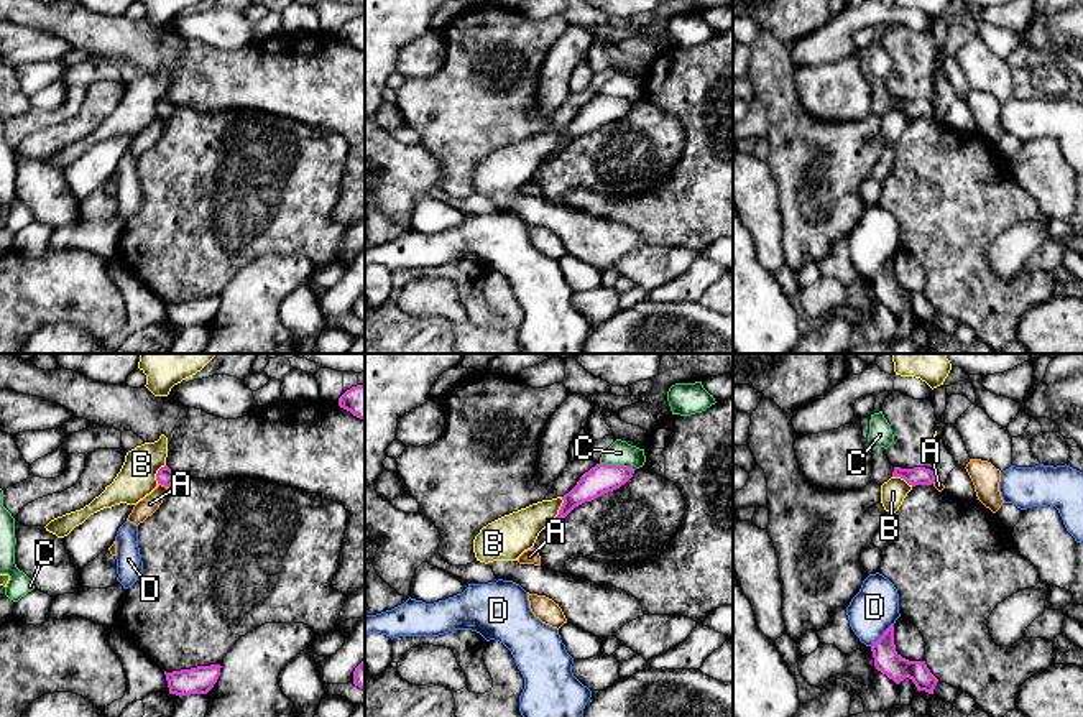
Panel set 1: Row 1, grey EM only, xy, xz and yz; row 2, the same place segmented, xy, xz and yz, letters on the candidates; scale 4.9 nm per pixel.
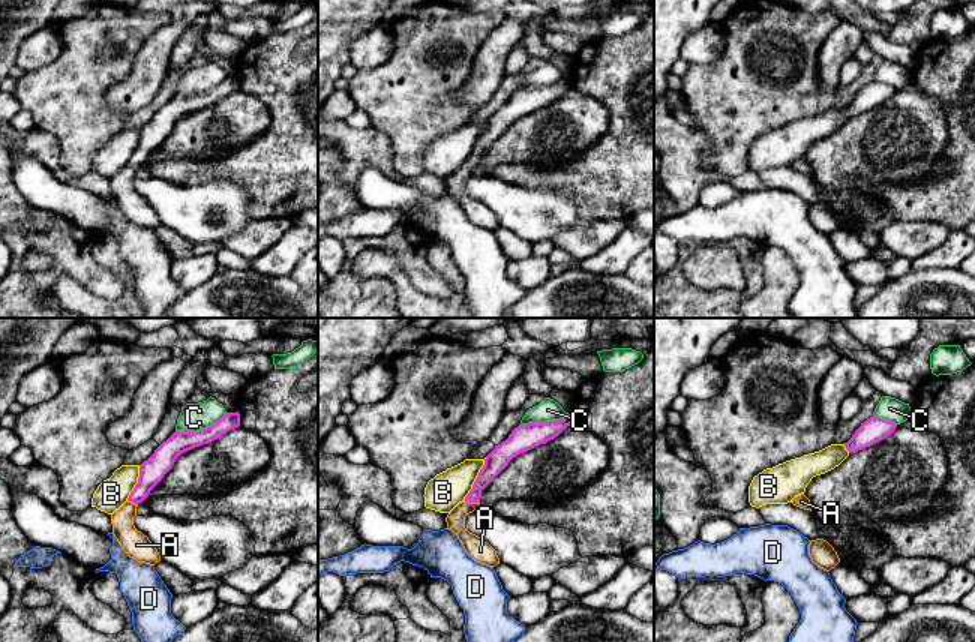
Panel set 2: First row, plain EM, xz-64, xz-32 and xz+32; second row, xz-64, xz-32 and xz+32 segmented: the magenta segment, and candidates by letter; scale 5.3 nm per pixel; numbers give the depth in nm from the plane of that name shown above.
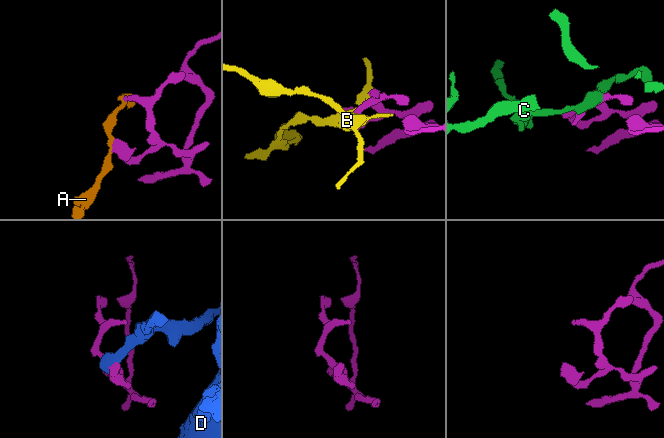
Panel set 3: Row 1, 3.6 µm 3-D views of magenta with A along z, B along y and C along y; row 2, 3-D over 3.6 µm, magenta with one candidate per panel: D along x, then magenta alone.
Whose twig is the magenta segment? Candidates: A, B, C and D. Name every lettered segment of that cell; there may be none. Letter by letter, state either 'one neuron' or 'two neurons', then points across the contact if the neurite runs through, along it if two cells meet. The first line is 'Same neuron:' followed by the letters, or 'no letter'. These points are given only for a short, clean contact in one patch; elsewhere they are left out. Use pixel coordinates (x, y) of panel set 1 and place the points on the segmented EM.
Same neuron: A
A: one neuron
B: two neurons
C: two neurons
D: two neurons; border yz (893, 624), (871, 647)

